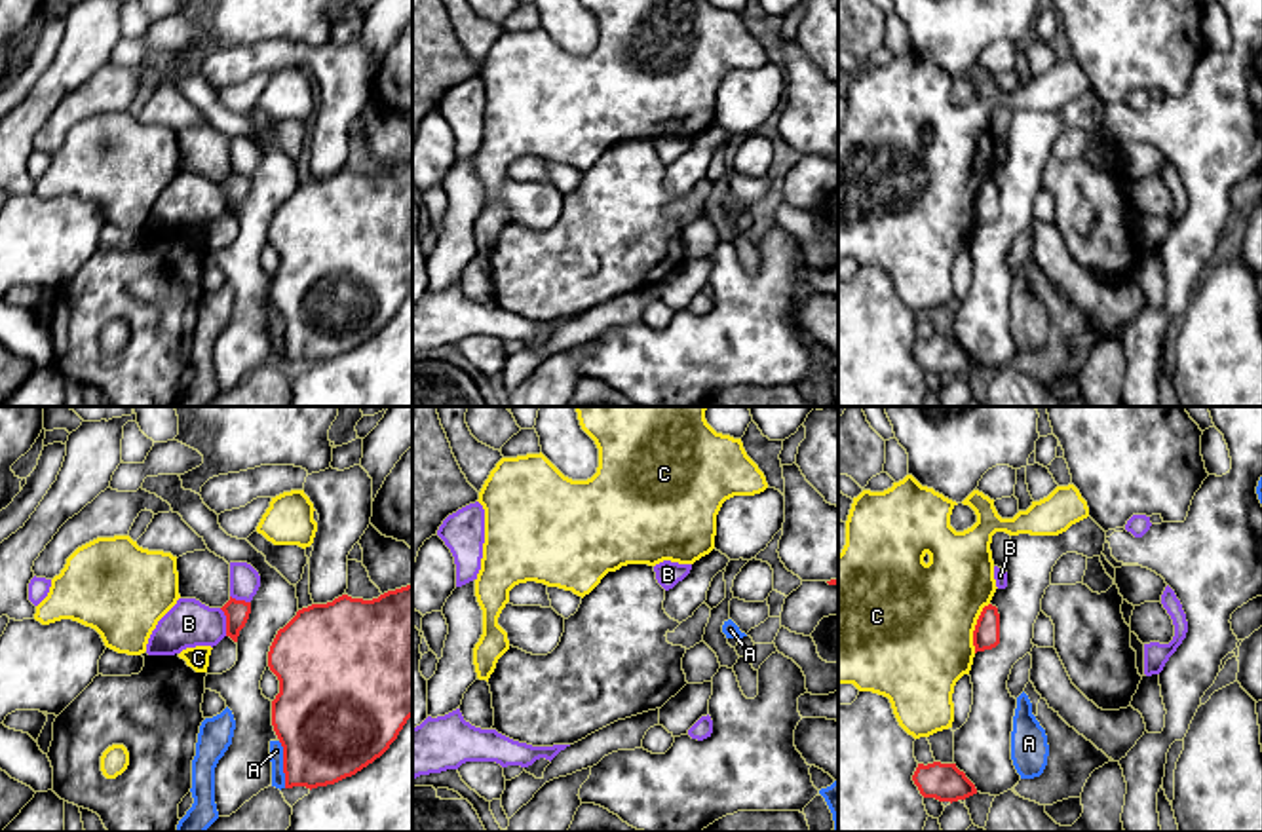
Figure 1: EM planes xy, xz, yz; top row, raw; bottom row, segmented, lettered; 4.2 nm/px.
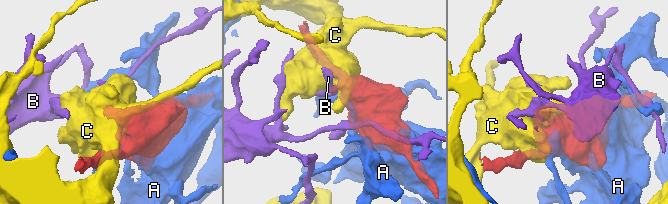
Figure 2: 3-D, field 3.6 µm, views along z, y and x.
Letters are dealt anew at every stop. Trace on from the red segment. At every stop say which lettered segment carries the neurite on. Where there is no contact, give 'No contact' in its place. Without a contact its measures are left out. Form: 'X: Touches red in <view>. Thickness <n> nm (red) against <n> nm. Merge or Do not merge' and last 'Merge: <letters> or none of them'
A: Touches red in xy. Thickness 440 nm (red) against 60 nm. Do not merge
B: Touches red in xy. Thickness 100 nm (red) against 200 nm. Do not merge
C: Touches red in yz. Thickness 110 nm (red) against 480 nm. Do not merge
Merge: none of them

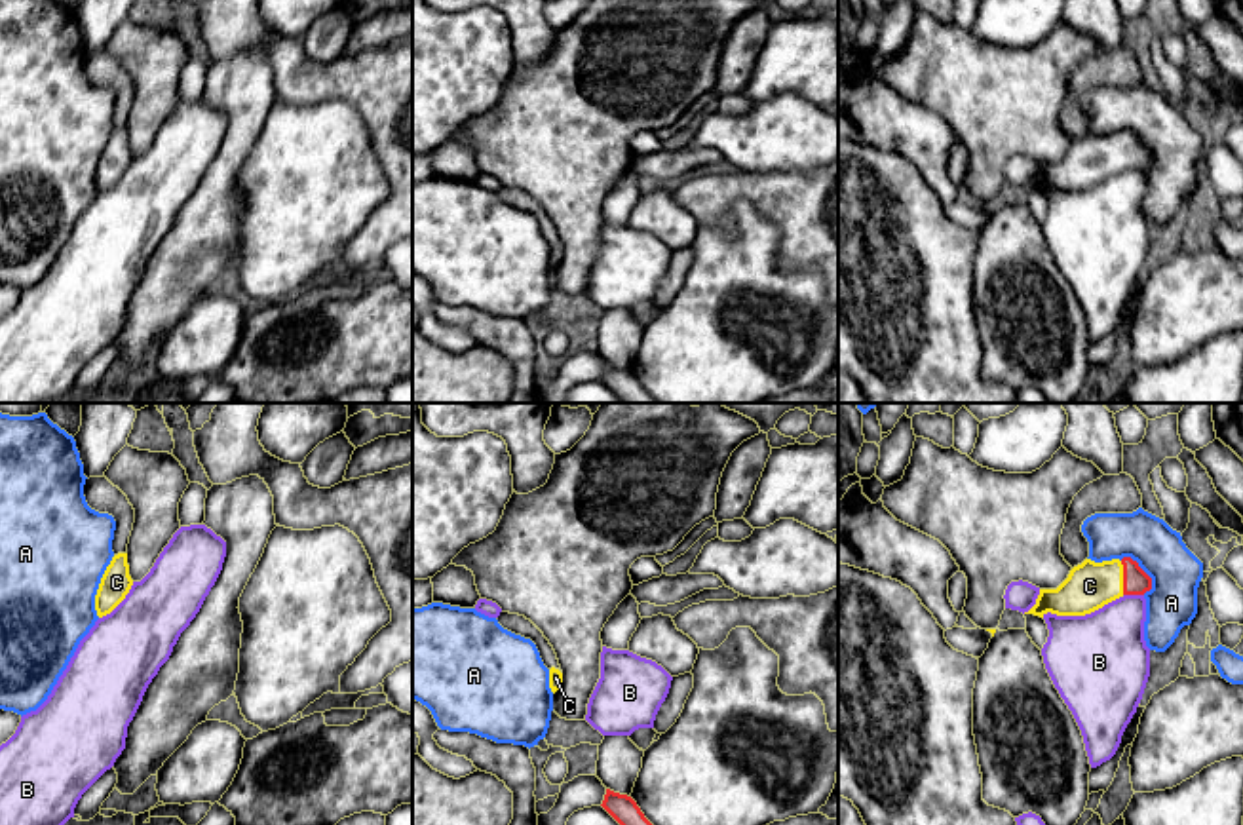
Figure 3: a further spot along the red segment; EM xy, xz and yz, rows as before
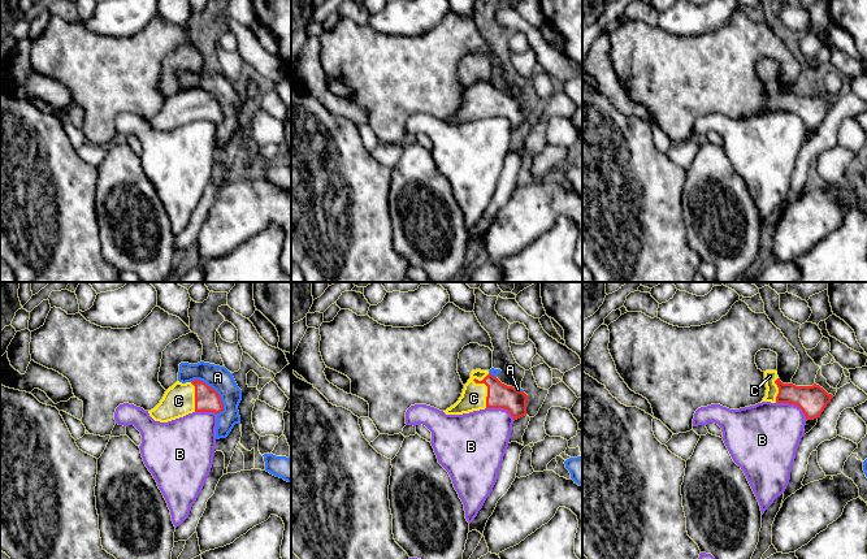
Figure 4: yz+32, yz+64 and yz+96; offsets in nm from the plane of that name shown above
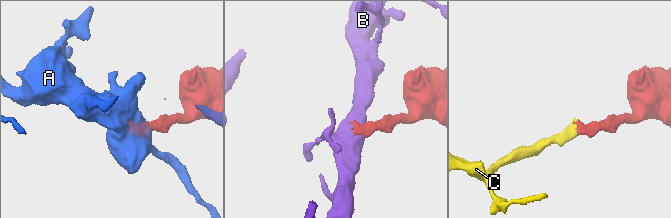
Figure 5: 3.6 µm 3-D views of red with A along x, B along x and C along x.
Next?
A: Touches red in yz. Thickness 110 nm (red) against 220 nm. Do not merge
B: Touches red in yz. Thickness 110 nm (red) against 320 nm. Do not merge
C: Touches red in yz. Thickness 110 nm (red) against 200 nm. Merge
Merge: C

